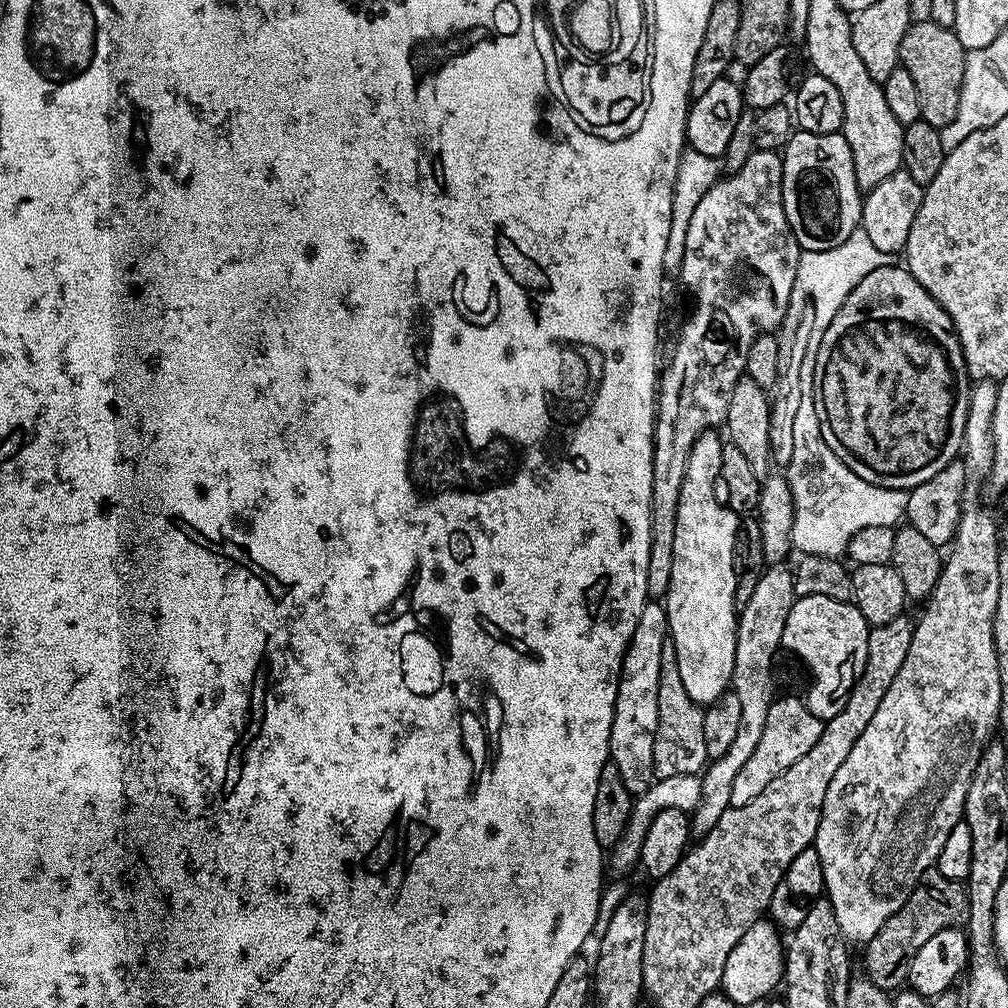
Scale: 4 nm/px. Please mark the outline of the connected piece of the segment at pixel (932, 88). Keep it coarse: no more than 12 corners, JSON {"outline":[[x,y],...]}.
{"outline":[[917,20],[900,64],[914,78],[920,118],[954,122],[966,49],[955,31]]}

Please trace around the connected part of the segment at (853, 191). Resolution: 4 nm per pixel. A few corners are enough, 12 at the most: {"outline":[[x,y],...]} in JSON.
{"outline":[[793,131],[782,202],[805,252],[860,224],[843,131]]}

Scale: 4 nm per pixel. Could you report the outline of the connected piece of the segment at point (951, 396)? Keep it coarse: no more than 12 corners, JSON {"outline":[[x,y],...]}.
{"outline":[[866,274],[811,366],[822,438],[911,490],[961,455],[946,310]]}

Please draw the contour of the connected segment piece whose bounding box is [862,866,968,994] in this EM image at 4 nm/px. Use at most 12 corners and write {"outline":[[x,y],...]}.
{"outline":[[928,868],[870,938],[863,975],[895,993],[938,930],[968,919],[968,890]]}

